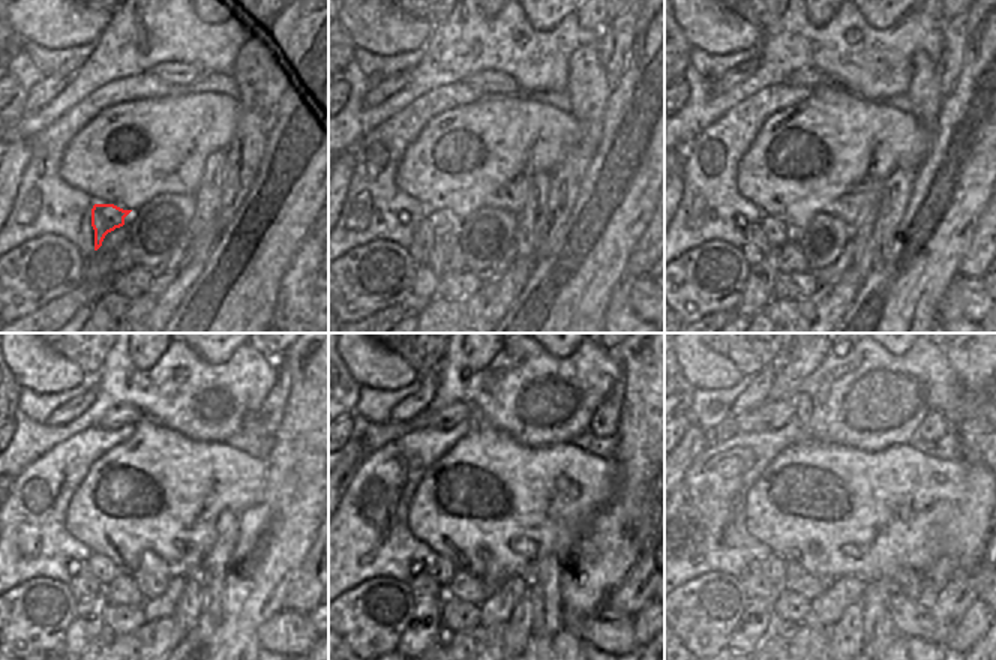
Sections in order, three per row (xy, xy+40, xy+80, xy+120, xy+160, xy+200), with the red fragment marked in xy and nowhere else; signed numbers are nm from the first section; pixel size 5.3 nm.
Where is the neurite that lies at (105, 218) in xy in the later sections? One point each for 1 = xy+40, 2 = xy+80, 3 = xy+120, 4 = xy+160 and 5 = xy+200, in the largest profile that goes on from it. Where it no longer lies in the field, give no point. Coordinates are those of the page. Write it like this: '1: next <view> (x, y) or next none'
1: next xy+40 (441, 222)
2: next xy+80 (777, 233)
3: next xy+120 (104, 569)
4: next xy+160 (438, 567)
5: next xy+200 (774, 567)

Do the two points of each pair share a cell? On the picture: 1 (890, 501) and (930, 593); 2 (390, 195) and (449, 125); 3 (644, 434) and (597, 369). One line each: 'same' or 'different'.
1: different
2: different
3: different

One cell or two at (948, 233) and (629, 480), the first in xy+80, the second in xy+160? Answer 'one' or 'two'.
one

